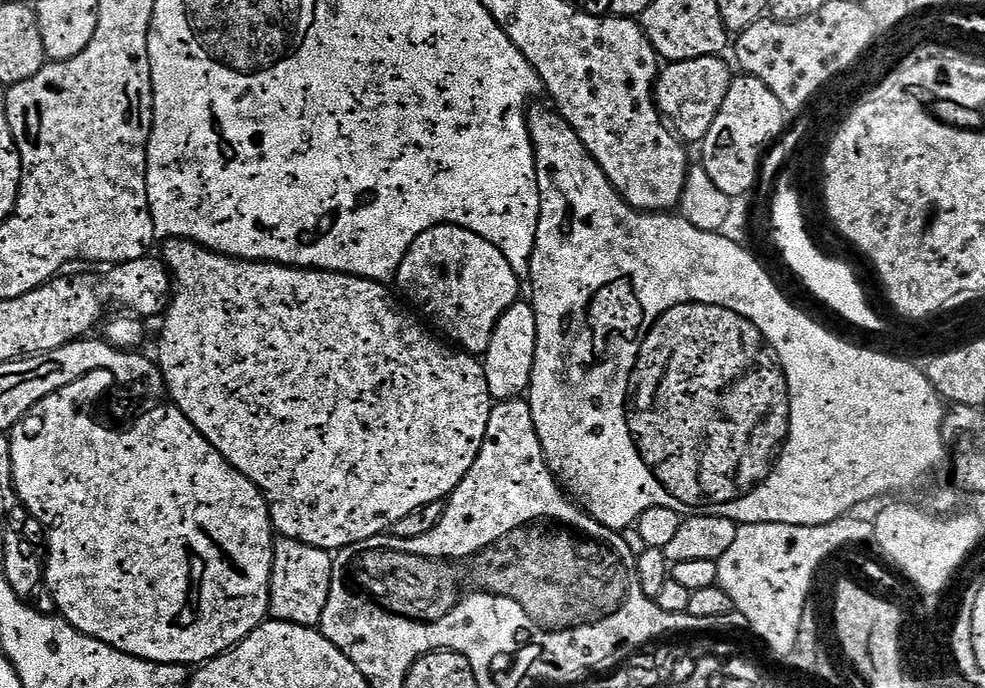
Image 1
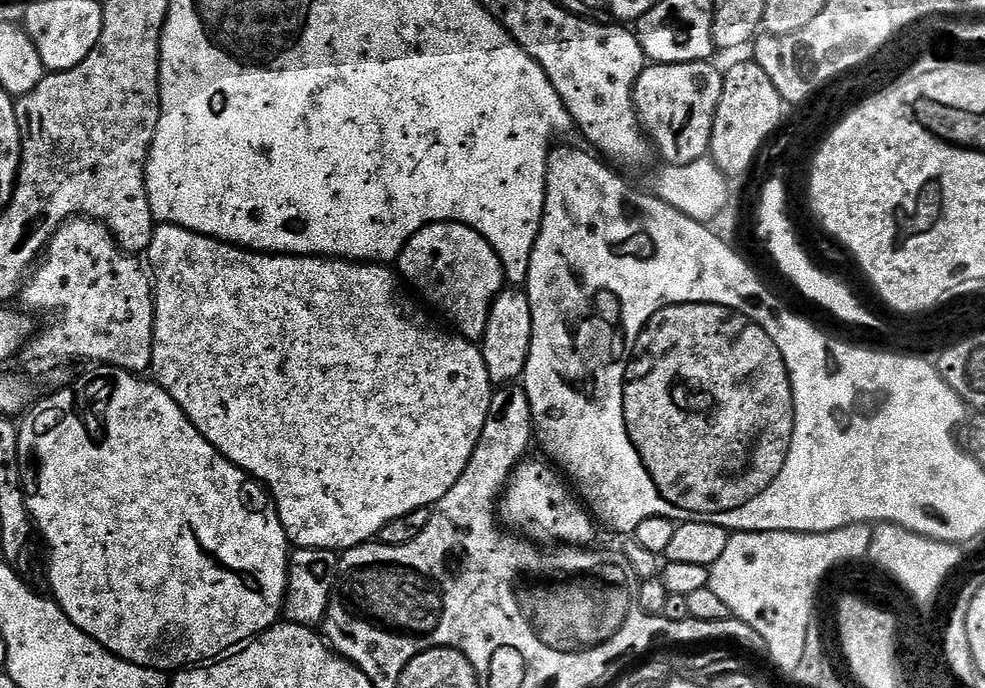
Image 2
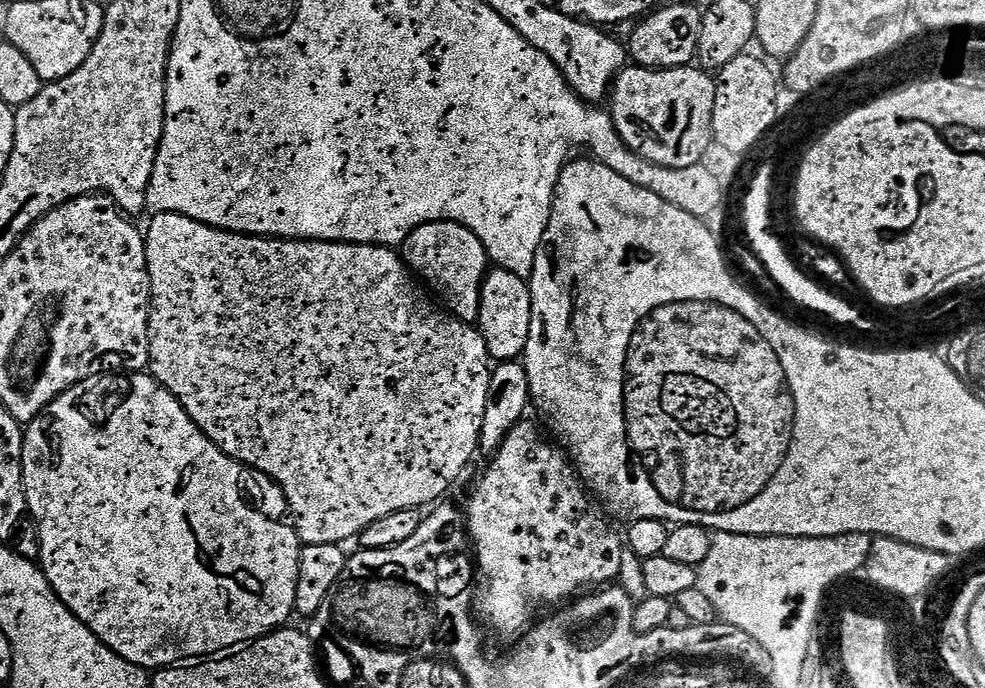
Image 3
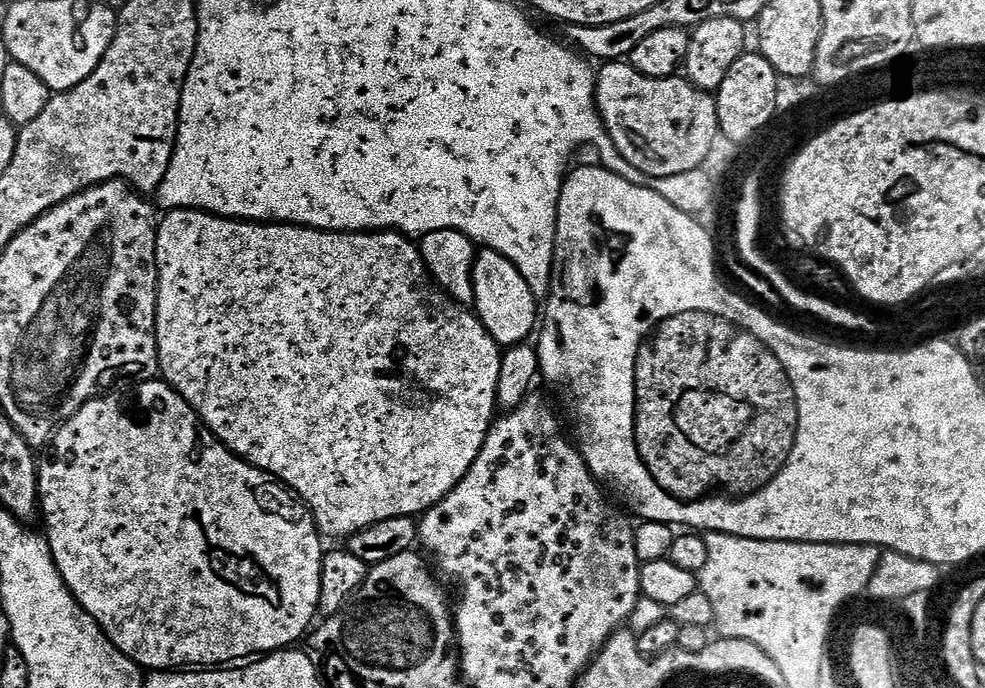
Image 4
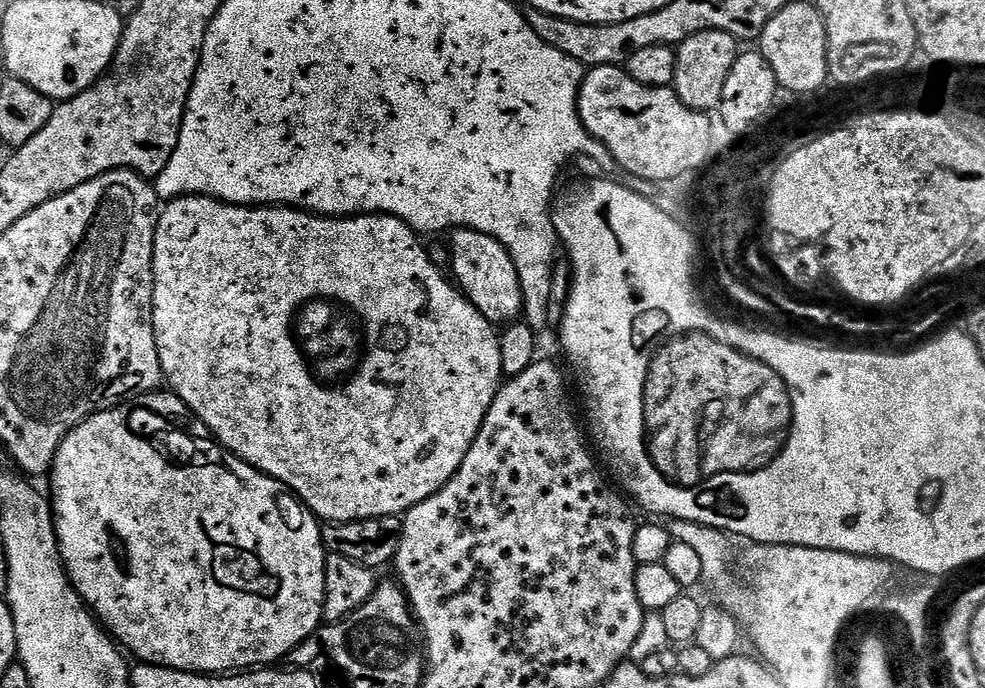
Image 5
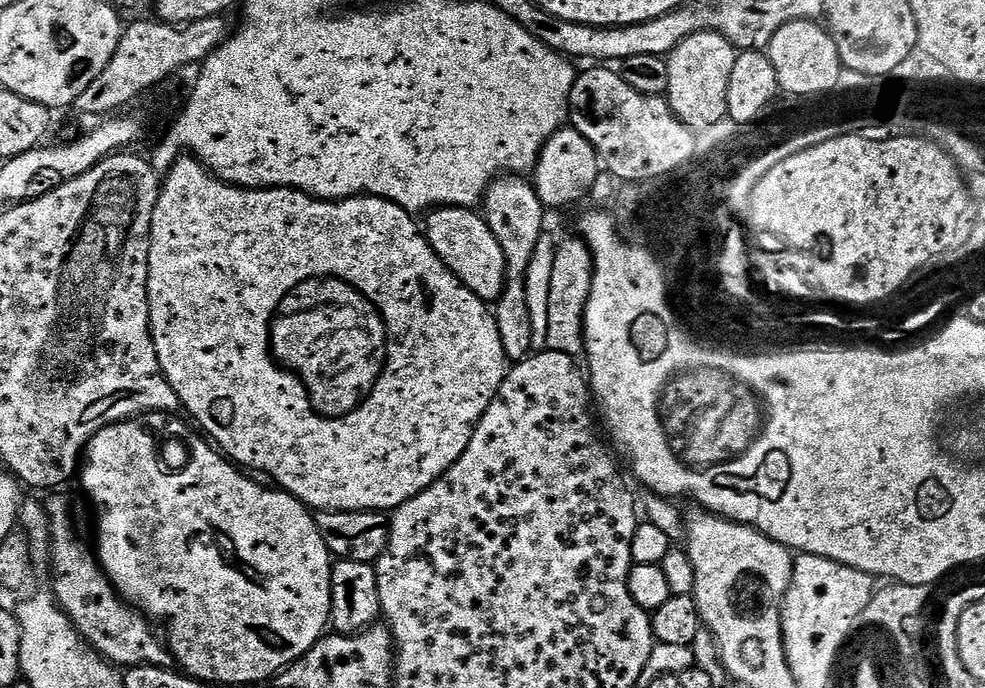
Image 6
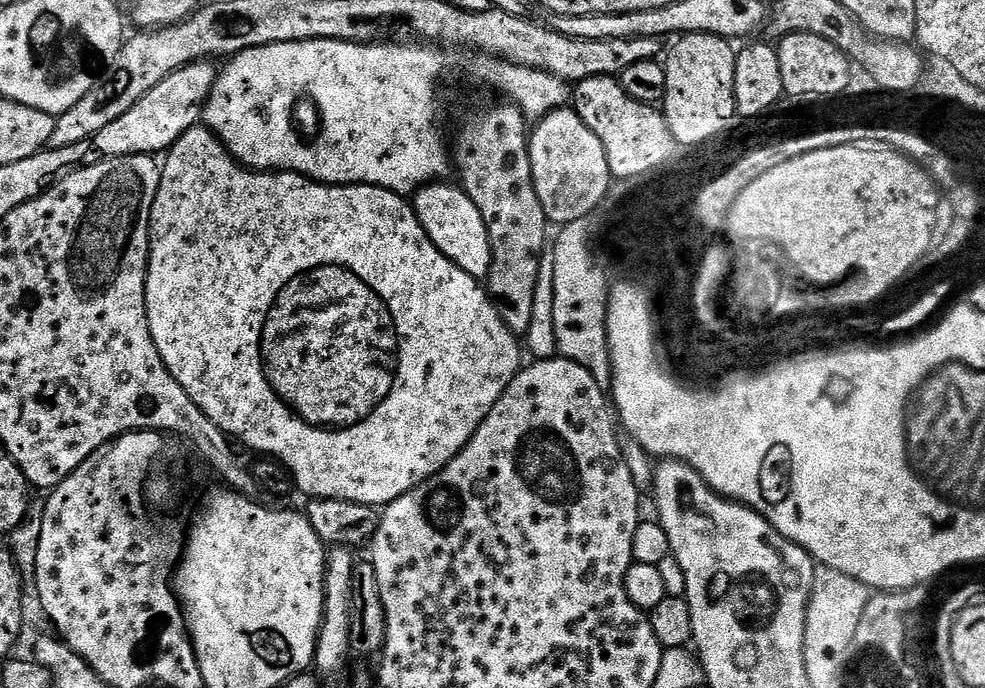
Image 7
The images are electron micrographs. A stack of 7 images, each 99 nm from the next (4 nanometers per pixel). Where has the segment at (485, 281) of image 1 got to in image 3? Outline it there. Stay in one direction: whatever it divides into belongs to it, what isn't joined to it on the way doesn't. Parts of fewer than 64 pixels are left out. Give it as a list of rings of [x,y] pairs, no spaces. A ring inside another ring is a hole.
[[[449,220],[418,226],[404,239],[402,259],[421,281],[424,279],[436,291],[435,299],[451,315],[465,322],[479,321],[480,291],[490,271],[490,261],[482,242],[478,242],[476,235],[466,230],[466,226]]]

